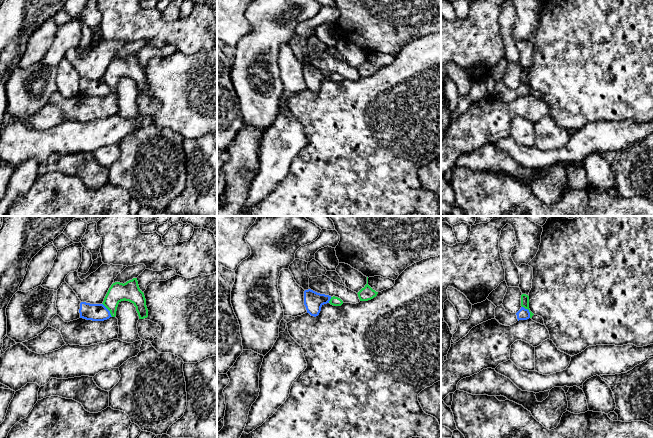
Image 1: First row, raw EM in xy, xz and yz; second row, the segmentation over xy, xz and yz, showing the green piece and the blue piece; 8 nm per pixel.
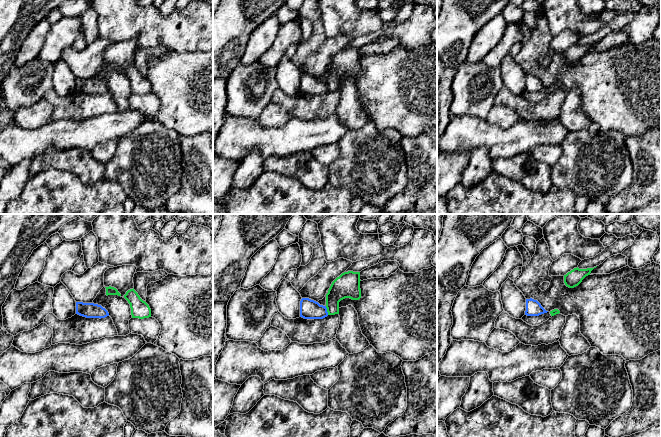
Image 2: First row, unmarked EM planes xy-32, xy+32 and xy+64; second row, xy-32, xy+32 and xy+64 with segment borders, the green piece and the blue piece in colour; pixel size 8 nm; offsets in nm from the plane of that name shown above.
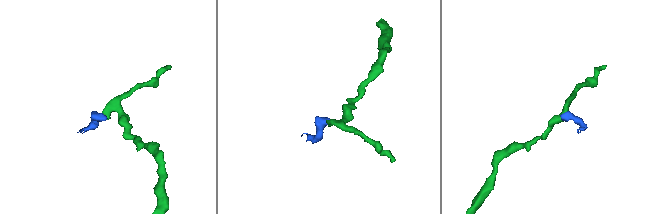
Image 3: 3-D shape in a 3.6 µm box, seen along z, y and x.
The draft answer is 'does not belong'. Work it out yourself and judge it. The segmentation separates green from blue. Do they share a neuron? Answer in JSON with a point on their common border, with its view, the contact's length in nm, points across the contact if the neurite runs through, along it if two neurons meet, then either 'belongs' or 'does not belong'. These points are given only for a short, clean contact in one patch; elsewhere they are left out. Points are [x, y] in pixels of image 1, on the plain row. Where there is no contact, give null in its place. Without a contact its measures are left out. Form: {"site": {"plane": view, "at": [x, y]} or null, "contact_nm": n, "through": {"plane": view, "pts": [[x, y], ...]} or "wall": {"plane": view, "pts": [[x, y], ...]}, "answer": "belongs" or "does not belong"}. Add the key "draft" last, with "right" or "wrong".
{"site": {"plane": "yz", "at": [529, 87]}, "contact_nm": 120, "wall": {"plane": "yz", "pts": [[522, 82], [528, 86], [530, 93]]}, "answer": "does not belong", "draft": "right"}

